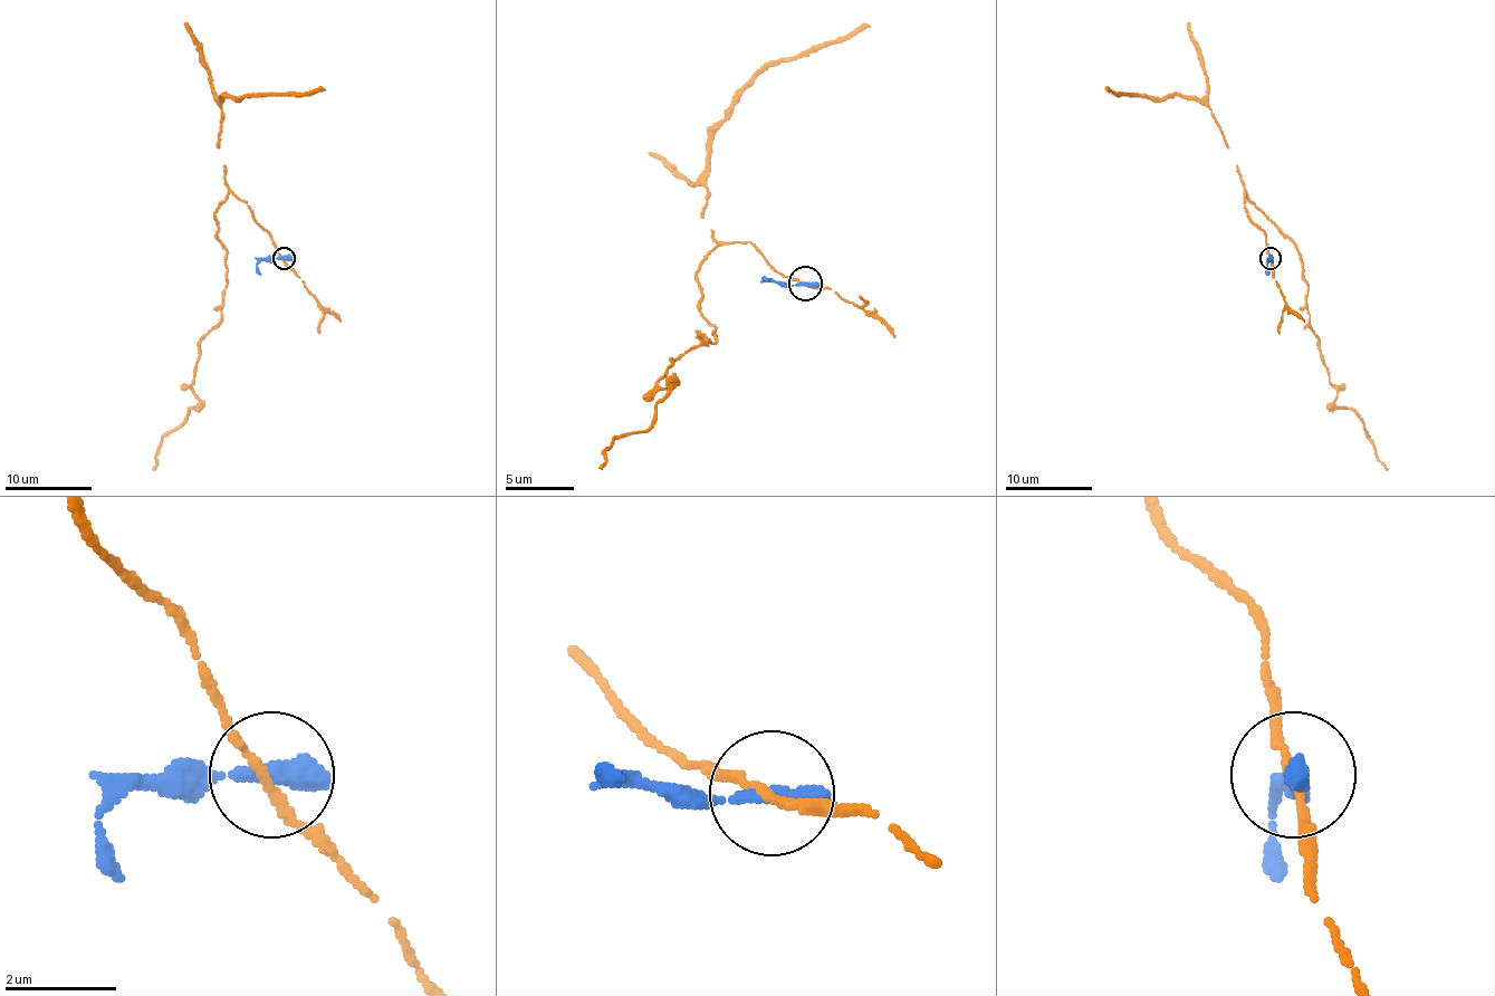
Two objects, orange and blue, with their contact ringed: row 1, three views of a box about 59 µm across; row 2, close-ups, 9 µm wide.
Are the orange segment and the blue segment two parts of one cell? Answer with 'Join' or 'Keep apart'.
Keep apart

